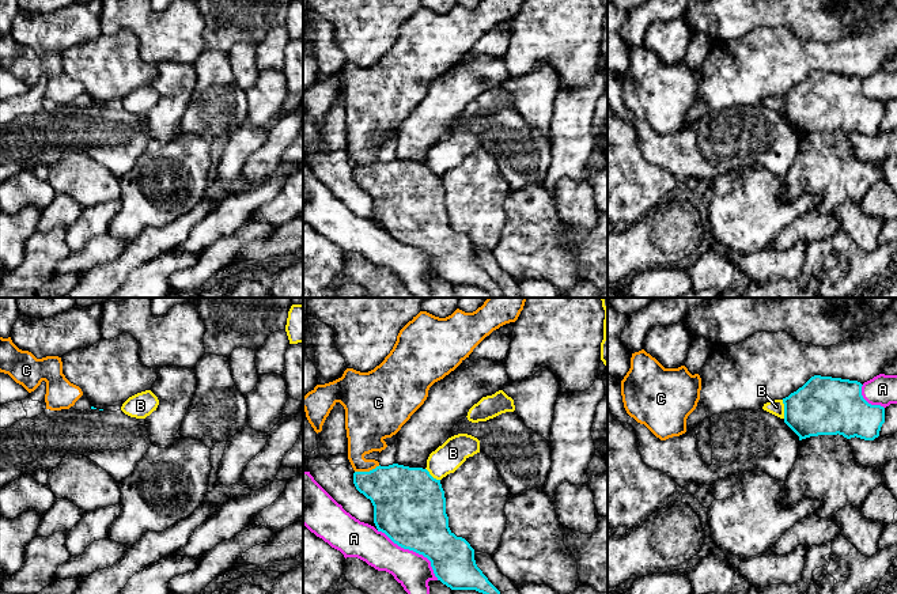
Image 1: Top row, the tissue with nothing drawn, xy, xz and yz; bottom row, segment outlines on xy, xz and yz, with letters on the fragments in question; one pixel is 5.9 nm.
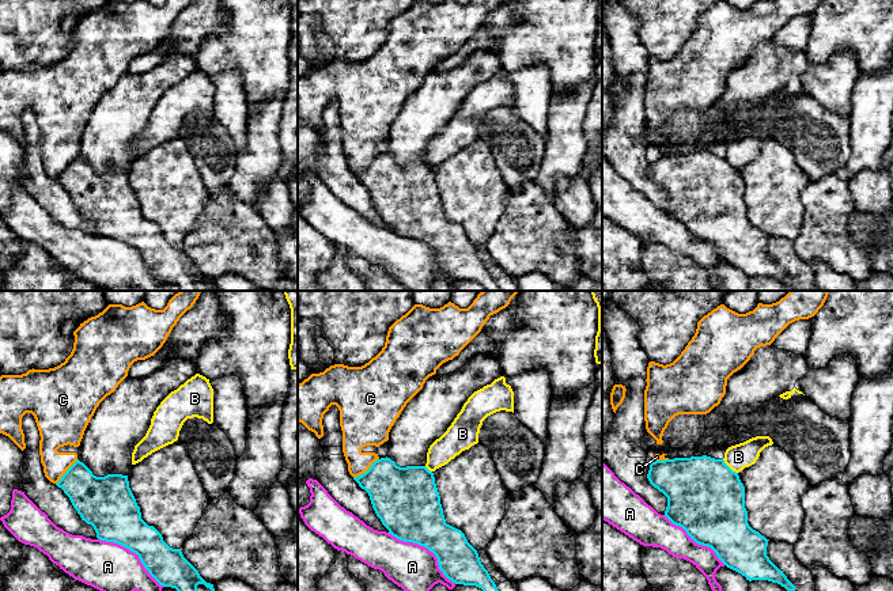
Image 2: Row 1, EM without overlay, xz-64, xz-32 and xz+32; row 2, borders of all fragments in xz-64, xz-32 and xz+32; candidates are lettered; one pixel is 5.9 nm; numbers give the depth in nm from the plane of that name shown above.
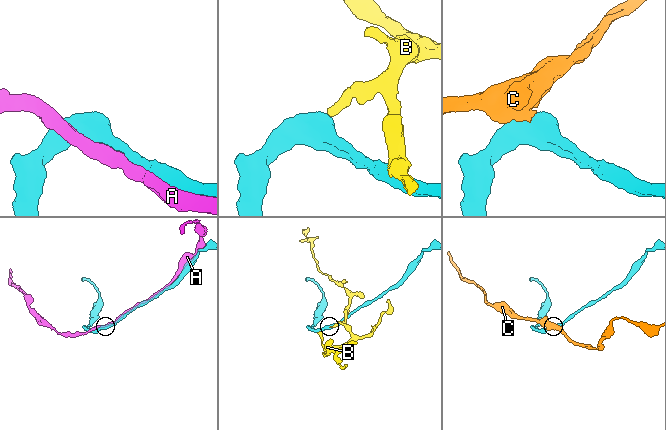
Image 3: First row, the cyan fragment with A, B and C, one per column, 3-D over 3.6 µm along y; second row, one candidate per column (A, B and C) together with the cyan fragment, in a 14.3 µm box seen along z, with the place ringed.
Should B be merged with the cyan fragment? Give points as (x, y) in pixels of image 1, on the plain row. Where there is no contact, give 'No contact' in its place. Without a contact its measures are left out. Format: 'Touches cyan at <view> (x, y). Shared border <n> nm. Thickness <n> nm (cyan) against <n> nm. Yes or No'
Touches cyan at yz (784, 105). Shared border 110 nm. Thickness 340 nm (cyan) against 90 nm. No

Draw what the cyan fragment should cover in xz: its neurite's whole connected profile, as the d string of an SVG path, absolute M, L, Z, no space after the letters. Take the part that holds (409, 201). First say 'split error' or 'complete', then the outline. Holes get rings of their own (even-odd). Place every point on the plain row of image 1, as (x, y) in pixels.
complete; M398 159L379 160L370 167L355 167L353 179L371 196L378 227L385 228L398 242L427 253L438 276L451 285L476 285L492 298L504 298L500 287L477 262L470 239L450 226L440 175L434 174L427 164Z

